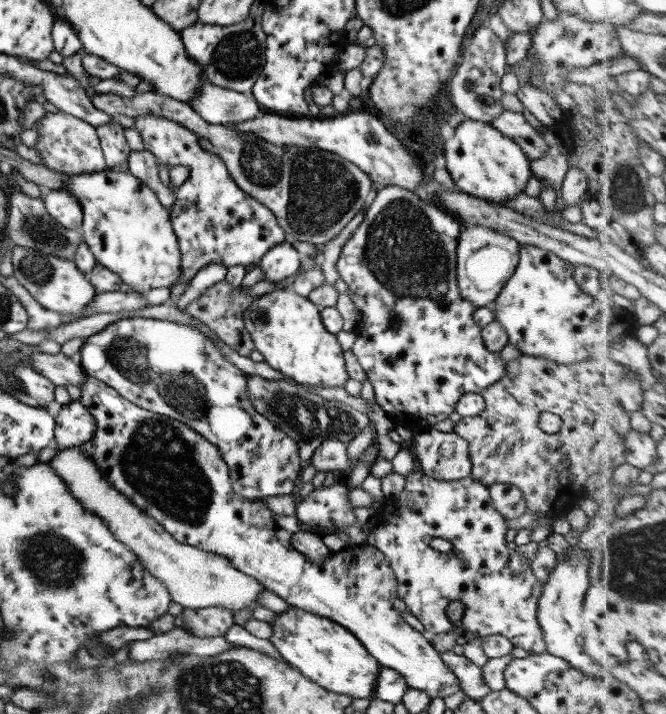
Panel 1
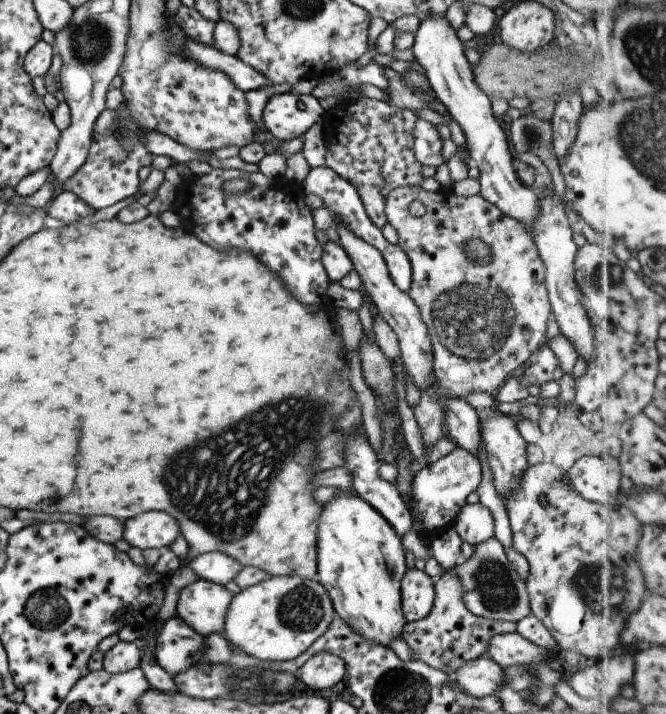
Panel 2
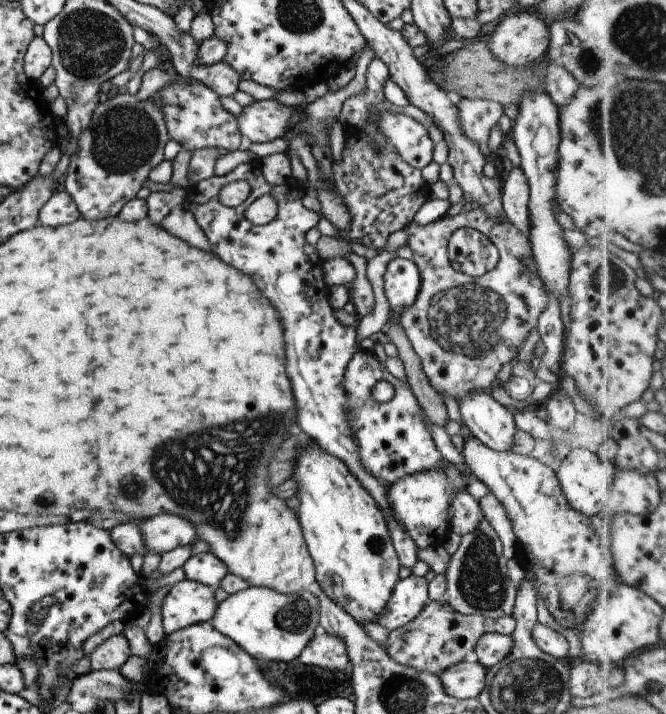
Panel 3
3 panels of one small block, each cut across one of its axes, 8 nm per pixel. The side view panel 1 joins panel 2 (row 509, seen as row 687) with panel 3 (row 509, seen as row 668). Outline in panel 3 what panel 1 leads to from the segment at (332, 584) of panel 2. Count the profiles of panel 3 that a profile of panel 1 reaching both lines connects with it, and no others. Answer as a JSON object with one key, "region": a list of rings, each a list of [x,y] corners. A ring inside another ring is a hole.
{"region":[[[314,440],[312,446],[300,450],[294,468],[294,478],[300,484],[300,492],[294,495],[299,500],[299,506],[294,512],[298,516],[306,548],[314,562],[315,585],[322,588],[332,602],[346,610],[358,623],[378,623],[378,616],[382,616],[390,594],[399,582],[398,573],[401,568],[384,513],[377,506],[376,500],[370,496],[370,492],[360,484],[358,478],[354,478],[346,464],[330,452],[326,452],[320,444],[316,446]]]}

